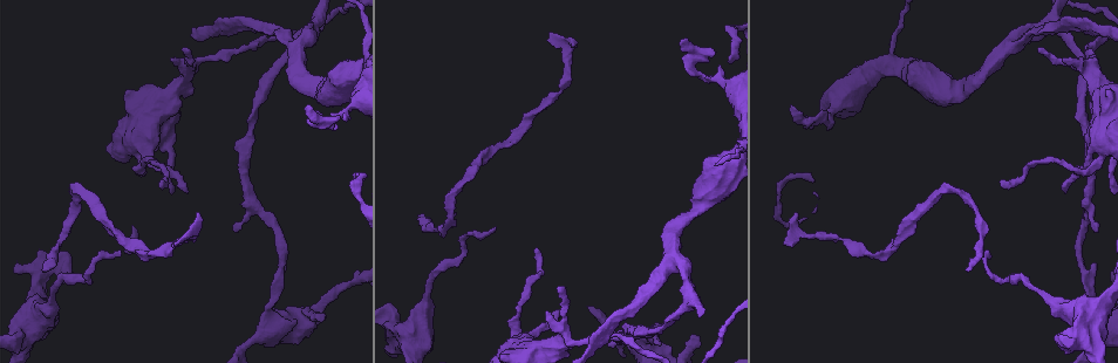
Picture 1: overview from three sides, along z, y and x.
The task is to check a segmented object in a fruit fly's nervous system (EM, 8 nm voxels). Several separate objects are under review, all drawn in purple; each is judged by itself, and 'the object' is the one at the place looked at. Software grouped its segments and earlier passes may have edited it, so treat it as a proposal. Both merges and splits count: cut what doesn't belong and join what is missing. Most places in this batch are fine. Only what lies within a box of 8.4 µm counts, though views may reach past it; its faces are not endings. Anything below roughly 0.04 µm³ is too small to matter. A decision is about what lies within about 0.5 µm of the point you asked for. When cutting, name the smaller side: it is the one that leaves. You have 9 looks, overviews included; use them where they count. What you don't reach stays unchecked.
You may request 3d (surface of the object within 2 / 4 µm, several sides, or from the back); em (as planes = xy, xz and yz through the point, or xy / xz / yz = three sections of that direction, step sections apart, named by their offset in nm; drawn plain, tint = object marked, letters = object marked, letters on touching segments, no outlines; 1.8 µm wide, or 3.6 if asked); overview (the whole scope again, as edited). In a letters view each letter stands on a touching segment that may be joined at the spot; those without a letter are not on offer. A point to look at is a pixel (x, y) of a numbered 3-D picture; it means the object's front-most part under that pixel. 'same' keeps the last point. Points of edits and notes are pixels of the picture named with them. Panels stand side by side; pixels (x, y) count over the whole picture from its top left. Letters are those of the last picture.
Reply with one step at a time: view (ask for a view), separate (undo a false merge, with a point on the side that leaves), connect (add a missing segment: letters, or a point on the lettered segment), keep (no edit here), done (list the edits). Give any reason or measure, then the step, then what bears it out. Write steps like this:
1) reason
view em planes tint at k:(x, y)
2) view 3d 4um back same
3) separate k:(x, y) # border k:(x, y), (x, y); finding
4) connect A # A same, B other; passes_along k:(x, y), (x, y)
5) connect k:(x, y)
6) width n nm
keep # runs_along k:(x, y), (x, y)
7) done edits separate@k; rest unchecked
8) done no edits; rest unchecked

touches itself
view 3d 4um at 1:(1088, 168)

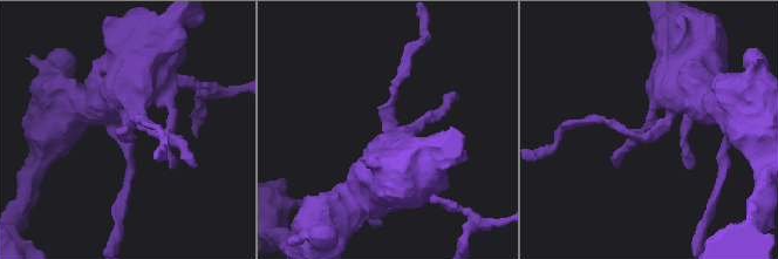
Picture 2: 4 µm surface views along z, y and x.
now the EM
view em planes tint at 2:(129, 134)

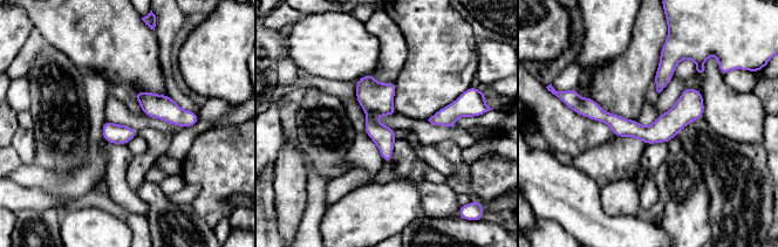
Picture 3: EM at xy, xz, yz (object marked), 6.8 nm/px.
view em planes letters same

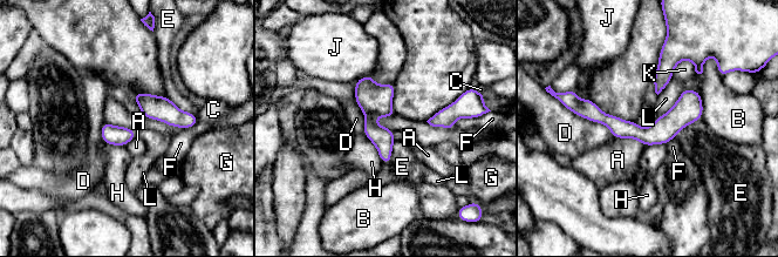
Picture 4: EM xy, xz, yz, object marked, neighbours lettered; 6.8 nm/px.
keep # A other, B other, C other, D other, E other, F other, G other, H other, J other, K other, L other; runs_along 4:(580, 108), (637, 133), (700, 112); one cell here

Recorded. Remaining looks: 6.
end of a long branch
view 3d 2um at 1:(119, 252)

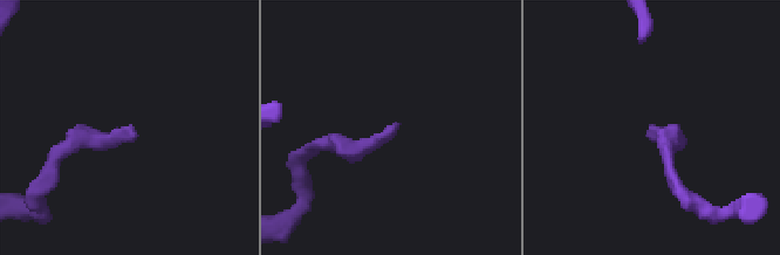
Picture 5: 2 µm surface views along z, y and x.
view em 3.6um planes tint at 5:(396, 124)

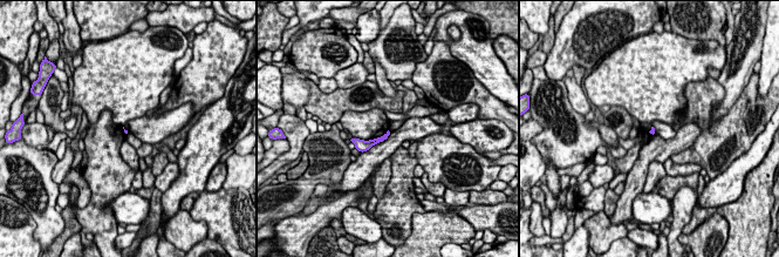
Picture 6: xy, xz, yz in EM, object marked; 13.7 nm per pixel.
view em 3.6um planes letters same

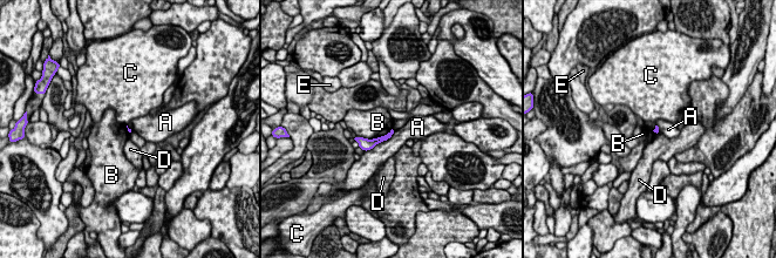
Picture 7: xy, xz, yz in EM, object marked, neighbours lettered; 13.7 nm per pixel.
keep # A other, B other, C other, D other, E other; border 7:(392, 128), (386, 134), (373, 138); no lettered segment goes on from it

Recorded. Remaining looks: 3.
sharp bend
view em 3.6um planes tint at 1:(23, 326)

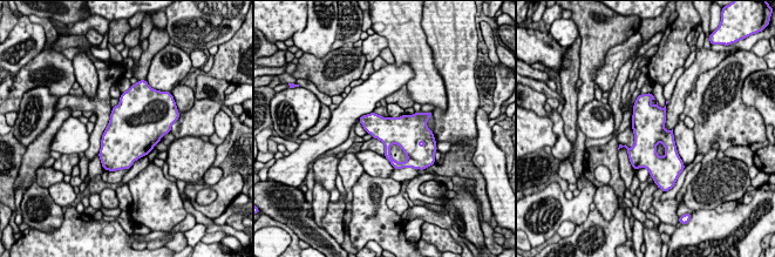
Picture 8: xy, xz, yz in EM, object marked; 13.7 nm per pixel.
what lies round it
view em 3.6um planes letters same

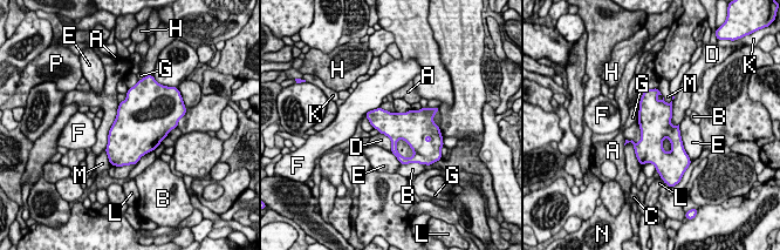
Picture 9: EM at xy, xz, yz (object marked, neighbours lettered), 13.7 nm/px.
width 380 nm
keep # A other, B other, C other, D other, E other, F other, G other, H other, K other, L other, M other, N other, P other; border 9:(675, 96), (672, 100), (671, 126); one cell here

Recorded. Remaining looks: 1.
tapers out
view em planes letters at 1:(570, 44)

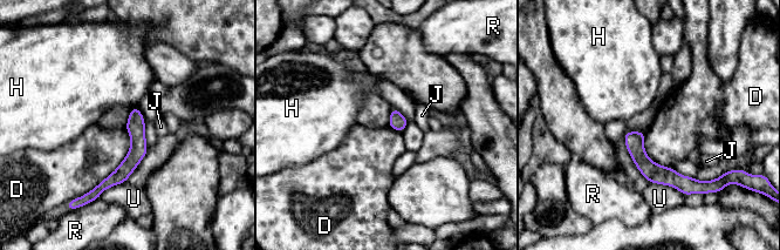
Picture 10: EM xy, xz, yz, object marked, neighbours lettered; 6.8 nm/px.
longest_contact D 550 nm
keep # D other, H other, J other, R other, U other; border 10:(125, 128), (127, 155), (82, 195); none of them fits

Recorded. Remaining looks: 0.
done no edits; rest unchecked

